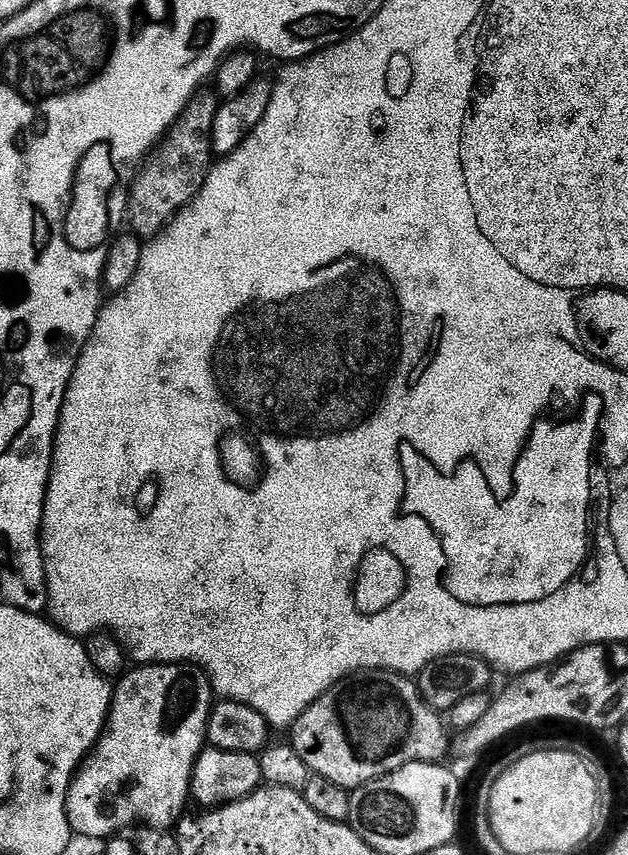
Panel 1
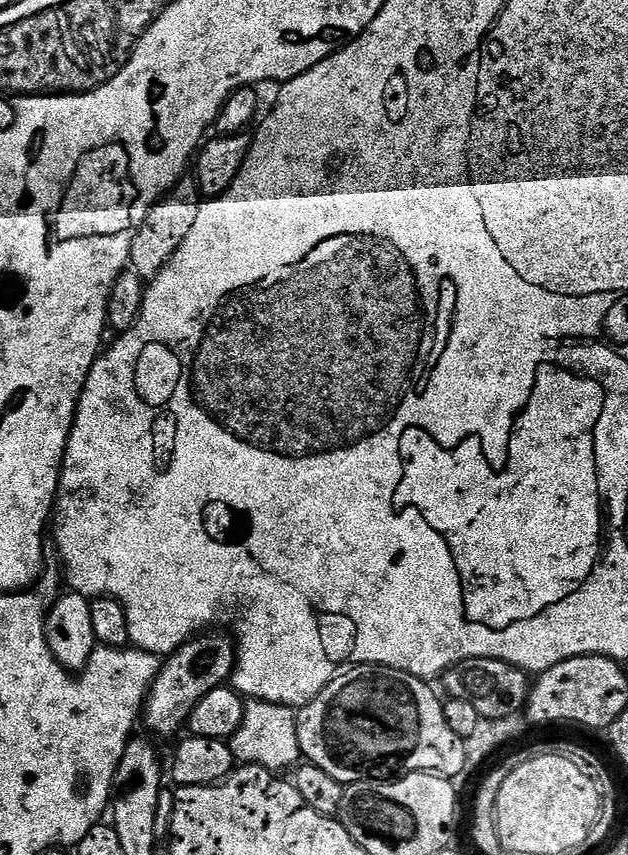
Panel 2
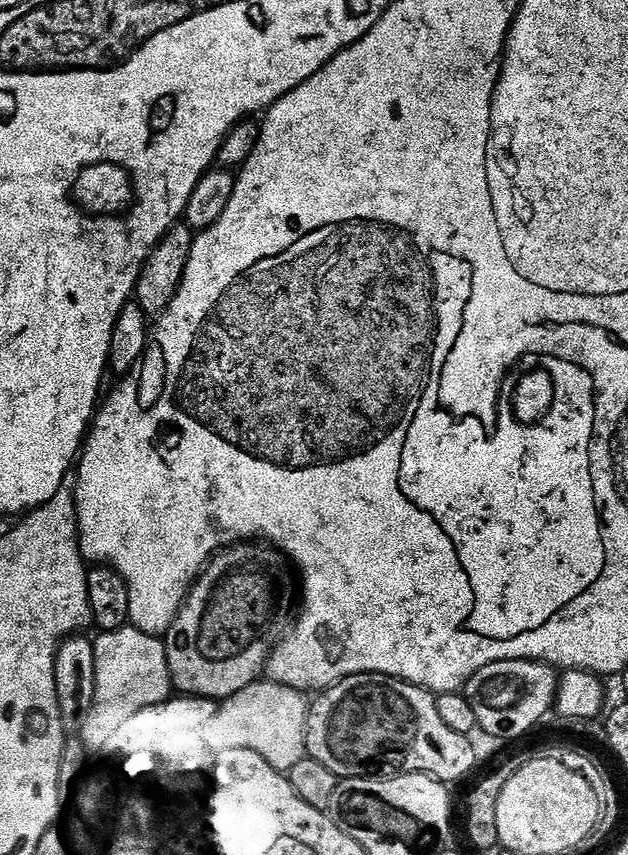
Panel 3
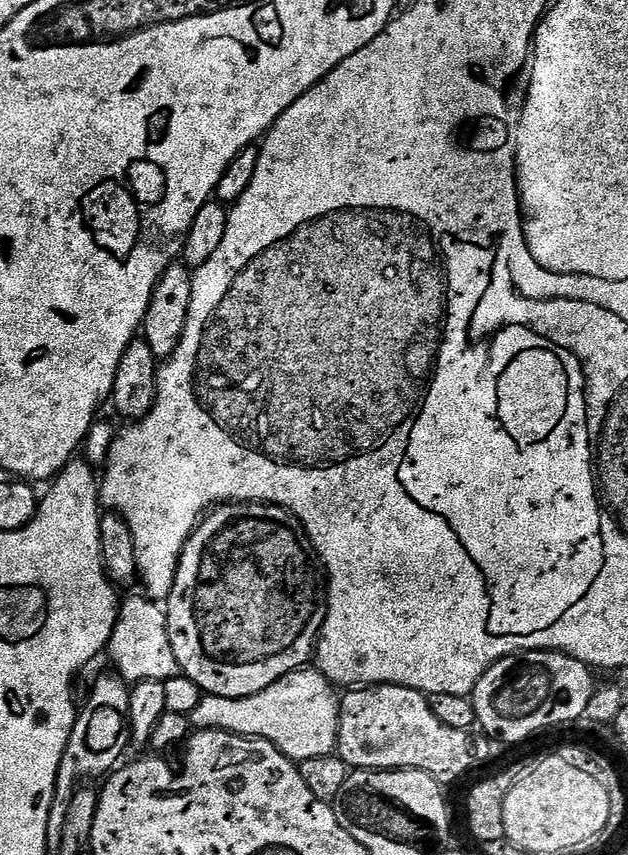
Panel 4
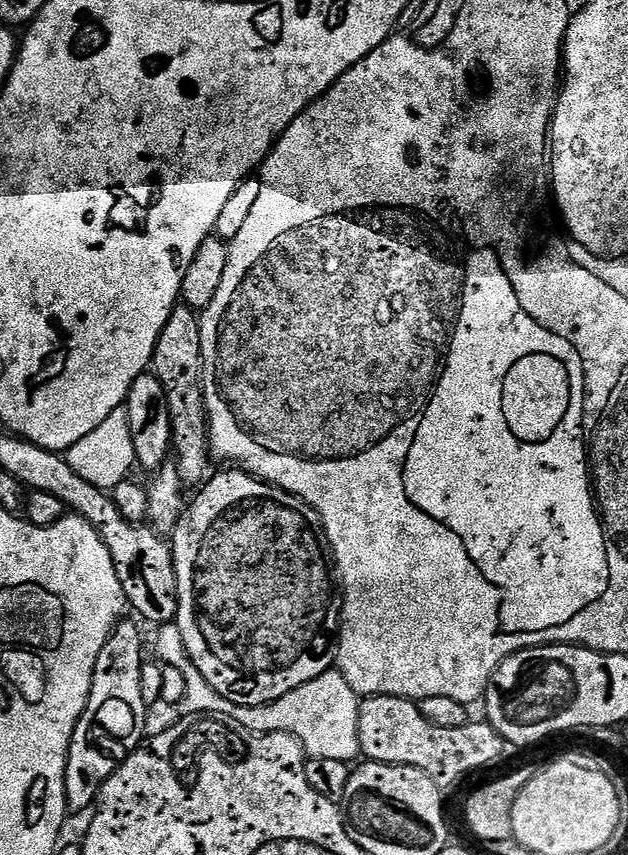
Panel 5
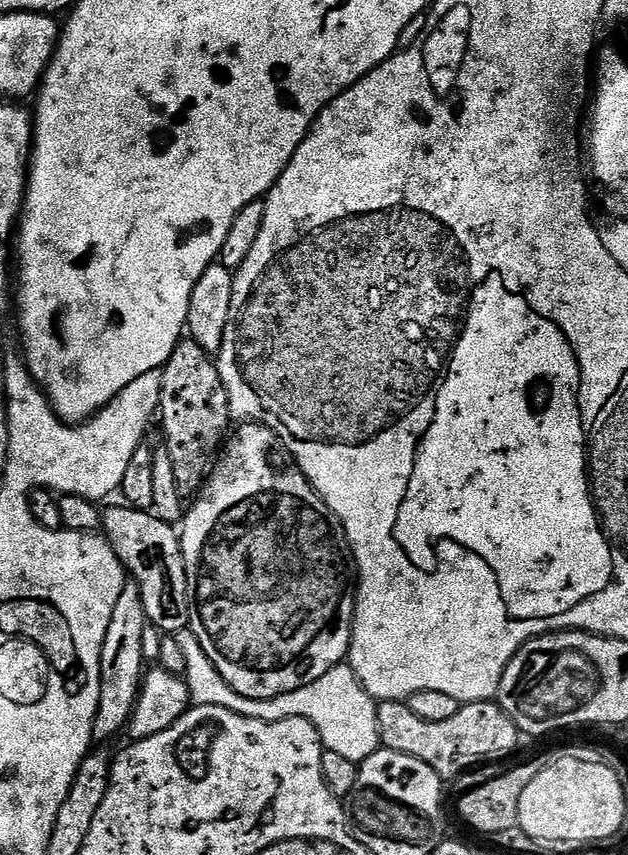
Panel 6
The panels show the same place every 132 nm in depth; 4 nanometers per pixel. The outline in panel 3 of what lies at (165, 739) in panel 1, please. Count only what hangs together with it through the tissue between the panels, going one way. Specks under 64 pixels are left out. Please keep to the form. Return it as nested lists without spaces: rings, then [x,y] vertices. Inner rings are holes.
[[[241,542],[220,549],[196,577],[176,621],[167,630],[173,689],[189,696],[209,696],[217,702],[246,690],[261,679],[297,608],[298,576],[279,548],[267,542]]]

